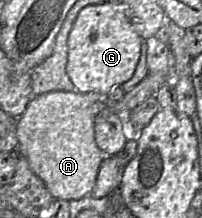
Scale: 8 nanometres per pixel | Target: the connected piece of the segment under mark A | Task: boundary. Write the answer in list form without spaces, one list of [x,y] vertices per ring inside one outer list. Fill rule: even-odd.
[[[147,75],[118,101],[89,92],[51,91],[33,96],[16,122],[18,152],[27,159],[30,169],[44,182],[53,198],[67,201],[82,199],[91,194],[105,157],[95,141],[97,114],[105,108],[110,109],[120,117],[126,139],[138,141],[140,130],[127,124],[130,112],[147,98],[156,97],[160,86],[167,81],[174,79],[169,75]]]

